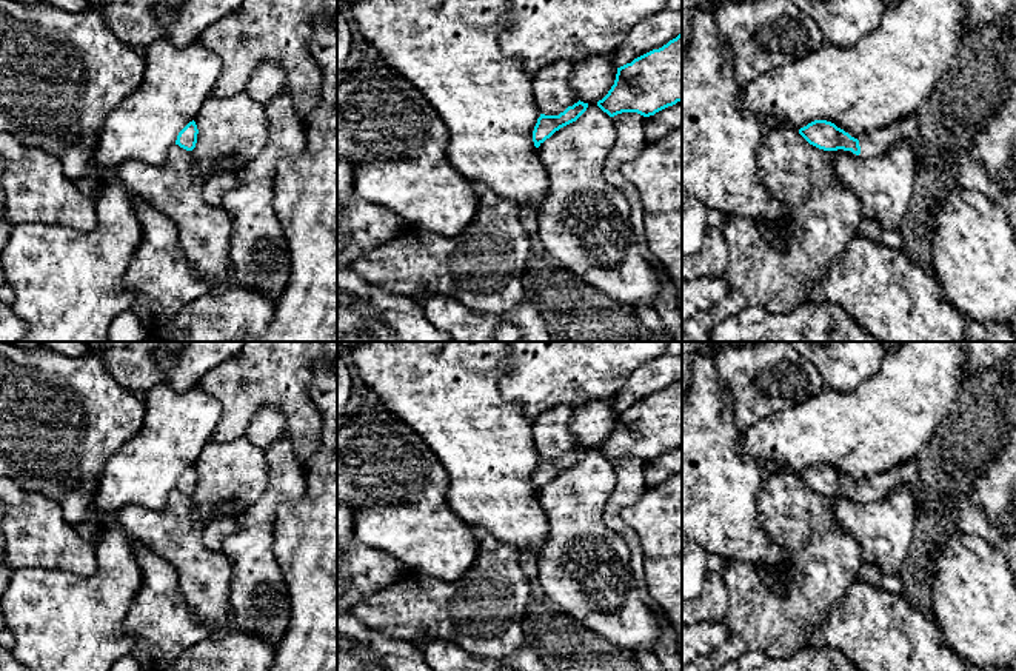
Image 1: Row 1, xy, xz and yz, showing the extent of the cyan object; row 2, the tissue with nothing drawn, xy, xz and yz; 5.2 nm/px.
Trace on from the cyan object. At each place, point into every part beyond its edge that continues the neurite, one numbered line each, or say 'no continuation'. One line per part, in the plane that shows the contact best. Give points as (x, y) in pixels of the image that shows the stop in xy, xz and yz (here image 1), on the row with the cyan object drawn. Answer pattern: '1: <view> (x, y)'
1: yz (878, 142)

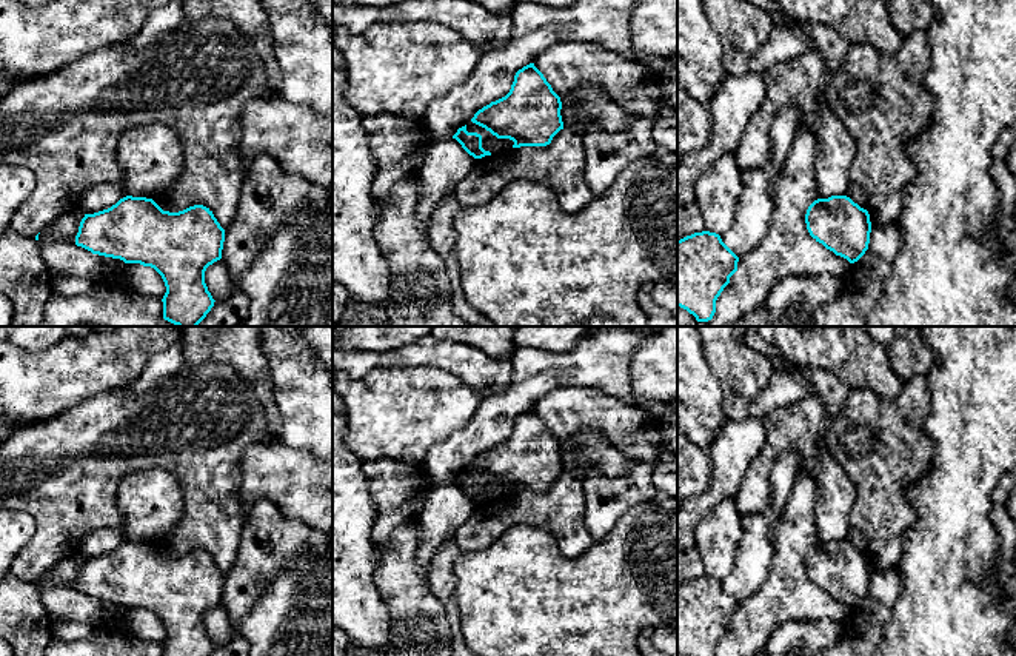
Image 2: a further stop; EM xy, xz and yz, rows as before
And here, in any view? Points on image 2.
no continuation

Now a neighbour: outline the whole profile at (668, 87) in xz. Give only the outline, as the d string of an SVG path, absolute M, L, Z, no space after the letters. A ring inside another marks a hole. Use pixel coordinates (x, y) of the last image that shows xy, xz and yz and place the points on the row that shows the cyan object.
M659 79L659 91L665 106L677 108L677 80L676 79Z

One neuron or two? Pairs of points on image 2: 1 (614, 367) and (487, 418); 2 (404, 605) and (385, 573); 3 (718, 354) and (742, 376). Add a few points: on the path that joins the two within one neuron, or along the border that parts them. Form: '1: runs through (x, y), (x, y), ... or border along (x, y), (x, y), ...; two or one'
1: runs through (582, 367), (545, 371), (519, 394); one
2: runs through (404, 598), (404, 592), (393, 581); one
3: runs through (724, 358), (736, 370); one

